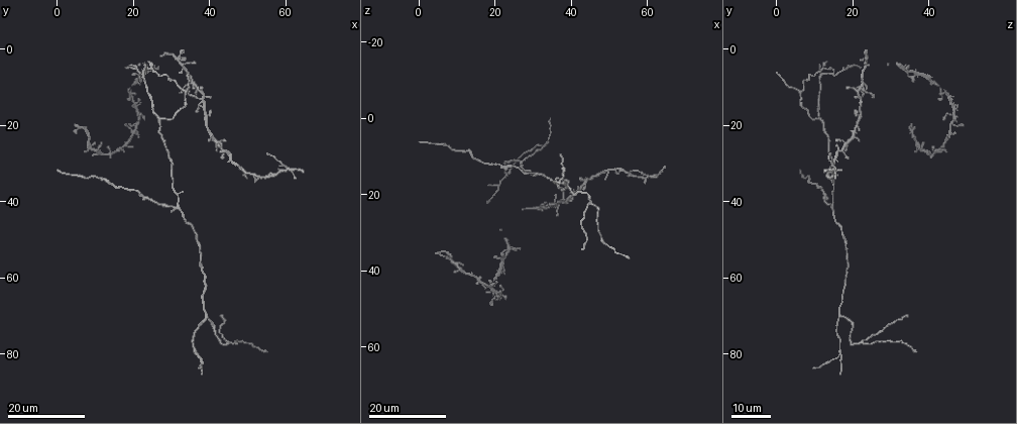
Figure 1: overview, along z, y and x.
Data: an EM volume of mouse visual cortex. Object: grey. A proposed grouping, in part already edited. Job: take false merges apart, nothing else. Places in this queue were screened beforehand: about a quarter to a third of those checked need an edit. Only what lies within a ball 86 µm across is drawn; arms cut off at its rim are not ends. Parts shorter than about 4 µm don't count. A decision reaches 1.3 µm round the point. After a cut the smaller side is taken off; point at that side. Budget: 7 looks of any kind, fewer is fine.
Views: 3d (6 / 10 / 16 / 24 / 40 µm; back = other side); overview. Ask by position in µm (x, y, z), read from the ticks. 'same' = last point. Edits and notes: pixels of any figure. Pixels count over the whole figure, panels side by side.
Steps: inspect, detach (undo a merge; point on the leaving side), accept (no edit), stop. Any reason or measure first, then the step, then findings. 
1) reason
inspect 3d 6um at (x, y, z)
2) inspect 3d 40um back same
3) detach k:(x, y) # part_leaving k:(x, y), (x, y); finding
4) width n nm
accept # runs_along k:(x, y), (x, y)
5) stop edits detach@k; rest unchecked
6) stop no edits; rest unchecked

inspect 3d 16um at (38.0, 13.5, 22.0)

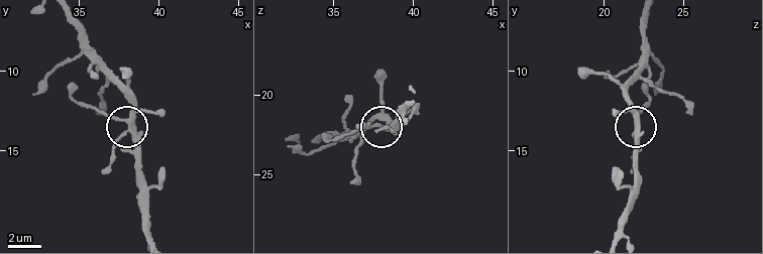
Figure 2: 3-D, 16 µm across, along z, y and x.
inspect 3d 10um at (38.0, 13.2, 21.9)

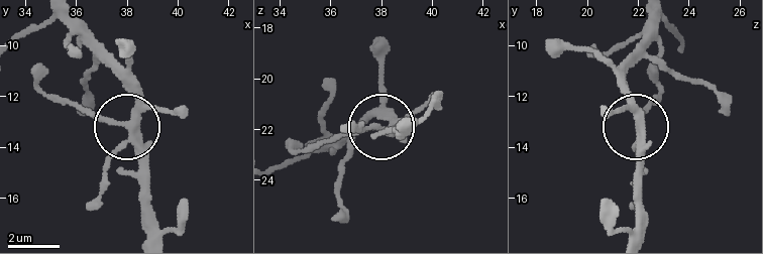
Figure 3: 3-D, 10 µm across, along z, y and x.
accept # continuous, no second neuron

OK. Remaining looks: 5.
side arm on a straight run
inspect 3d 16um at (61.0, 31.0, 15.5)

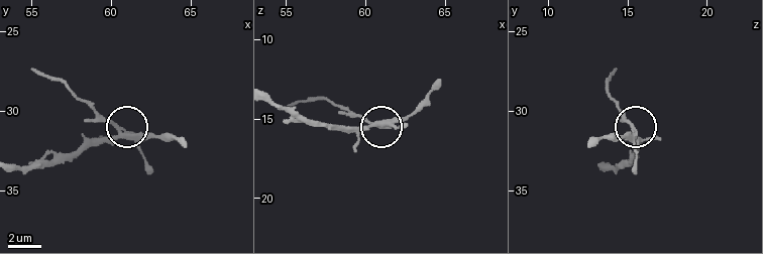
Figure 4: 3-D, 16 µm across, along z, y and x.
inspect 3d 6um at (60.7, 31.2, 15.4)

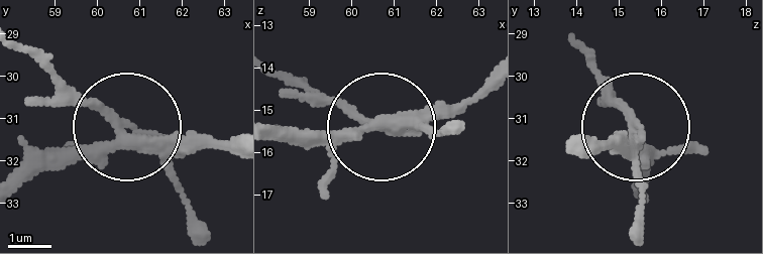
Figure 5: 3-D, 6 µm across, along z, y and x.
inspect 3d 6um back at (60.65, 31.25, 15.40)

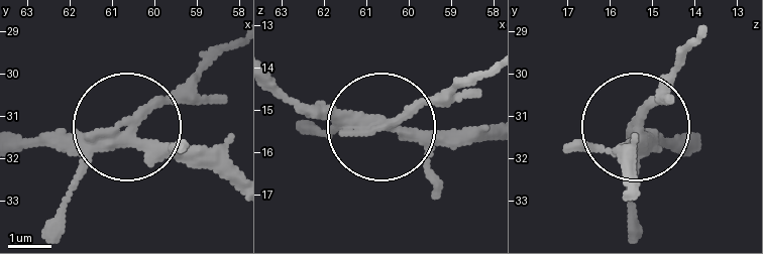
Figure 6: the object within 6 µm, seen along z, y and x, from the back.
arms 3
detach 6:(161, 96) # part_leaving 6:(118, 128), (191, 88), (234, 48); two neurons meet here

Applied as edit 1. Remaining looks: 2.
stop edits detach@6; rest unchecked

